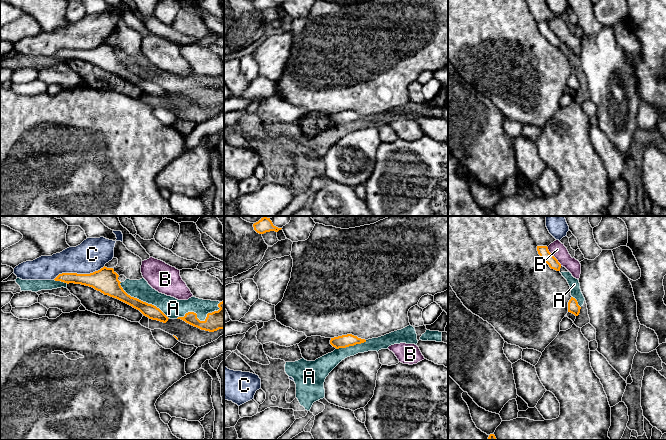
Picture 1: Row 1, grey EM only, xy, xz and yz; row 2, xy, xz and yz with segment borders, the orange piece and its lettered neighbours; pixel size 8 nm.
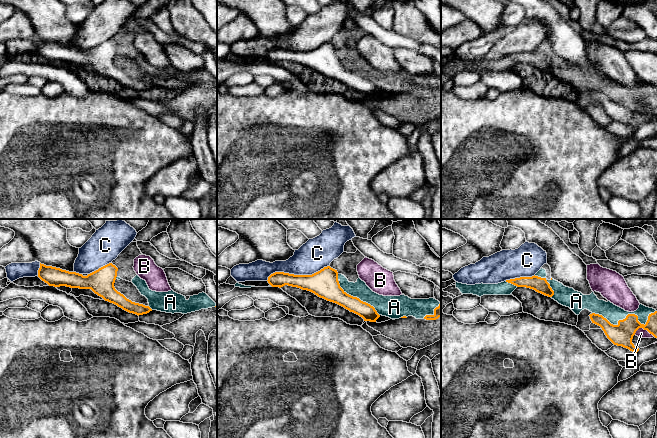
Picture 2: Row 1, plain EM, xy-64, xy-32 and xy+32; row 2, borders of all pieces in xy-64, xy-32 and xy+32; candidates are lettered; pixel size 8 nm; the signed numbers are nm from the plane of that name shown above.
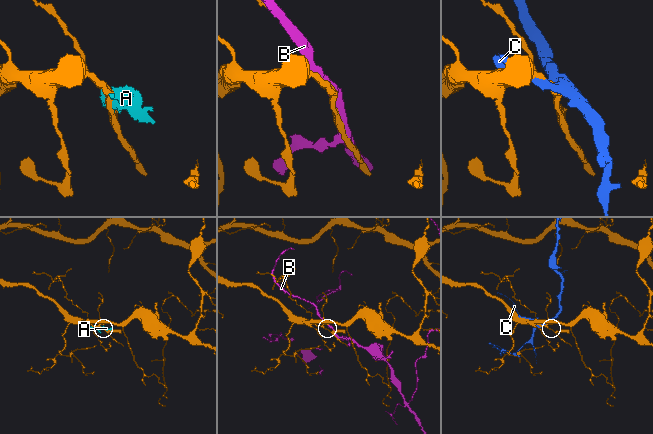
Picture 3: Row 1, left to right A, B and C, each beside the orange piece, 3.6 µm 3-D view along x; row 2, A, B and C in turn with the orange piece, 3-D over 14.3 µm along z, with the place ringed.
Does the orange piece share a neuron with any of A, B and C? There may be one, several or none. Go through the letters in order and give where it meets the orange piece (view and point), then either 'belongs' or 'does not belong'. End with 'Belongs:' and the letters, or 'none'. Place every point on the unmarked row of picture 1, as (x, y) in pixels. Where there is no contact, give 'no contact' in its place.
A: xy (199, 96) | belongs
B: yz (553, 32) | does not belong
C: xy (78, 50) | does not belong
Belongs: A

